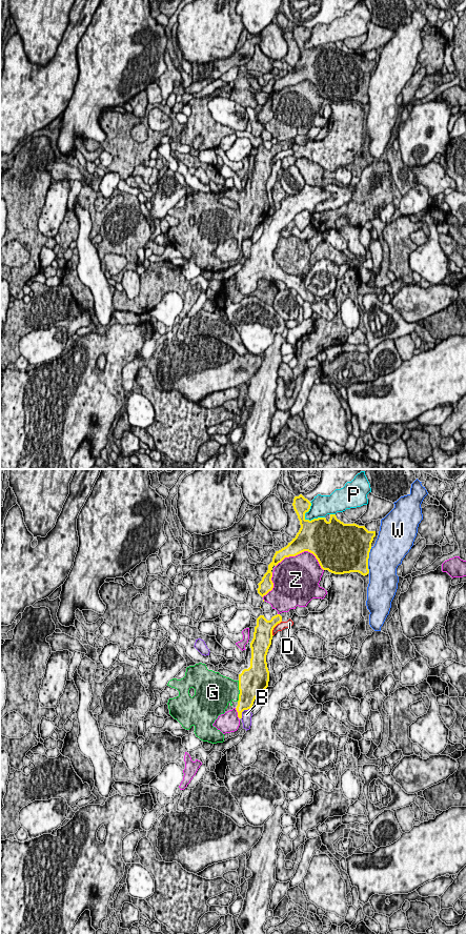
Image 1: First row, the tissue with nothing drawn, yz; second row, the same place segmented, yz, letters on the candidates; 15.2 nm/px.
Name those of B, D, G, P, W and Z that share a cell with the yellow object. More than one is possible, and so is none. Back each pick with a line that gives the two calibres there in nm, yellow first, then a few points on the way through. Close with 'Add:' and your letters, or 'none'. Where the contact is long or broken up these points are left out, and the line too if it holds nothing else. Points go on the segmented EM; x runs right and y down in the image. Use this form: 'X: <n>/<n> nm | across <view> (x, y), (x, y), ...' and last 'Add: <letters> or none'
G: 440/400 nm
Add: G

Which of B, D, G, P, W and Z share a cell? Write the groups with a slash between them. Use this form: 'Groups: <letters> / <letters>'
Groups: B / D / G / P / W / Z

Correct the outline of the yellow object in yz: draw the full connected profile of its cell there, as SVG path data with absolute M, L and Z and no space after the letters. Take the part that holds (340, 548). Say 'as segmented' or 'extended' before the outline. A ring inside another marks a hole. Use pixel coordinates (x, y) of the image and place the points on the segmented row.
as segmented | M302 494L295 496L292 503L293 509L300 521L301 528L296 537L279 551L276 551L272 562L268 565L268 570L258 584L258 593L263 597L273 588L272 567L281 563L285 557L296 556L304 551L312 553L318 560L323 570L328 570L335 574L344 574L359 572L362 575L369 573L368 559L371 549L371 543L376 536L376 531L368 531L365 526L357 524L344 524L337 519L336 514L330 514L327 522L325 517L318 517L311 521L305 519L305 513L309 511L311 503Z

